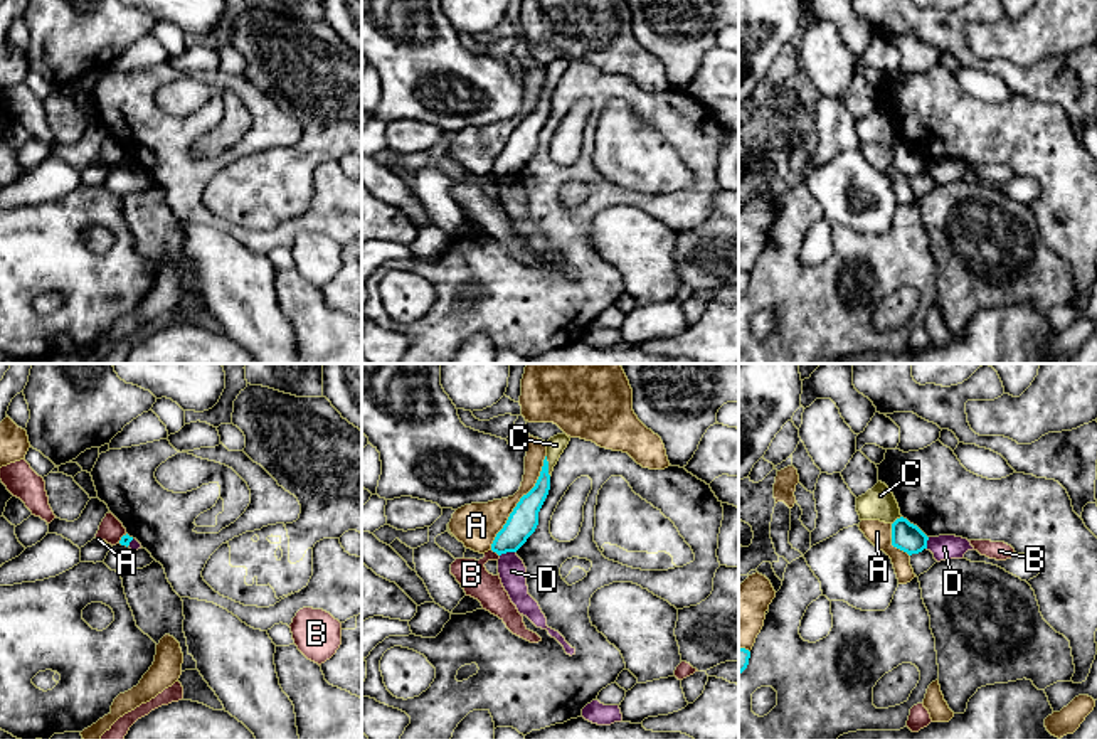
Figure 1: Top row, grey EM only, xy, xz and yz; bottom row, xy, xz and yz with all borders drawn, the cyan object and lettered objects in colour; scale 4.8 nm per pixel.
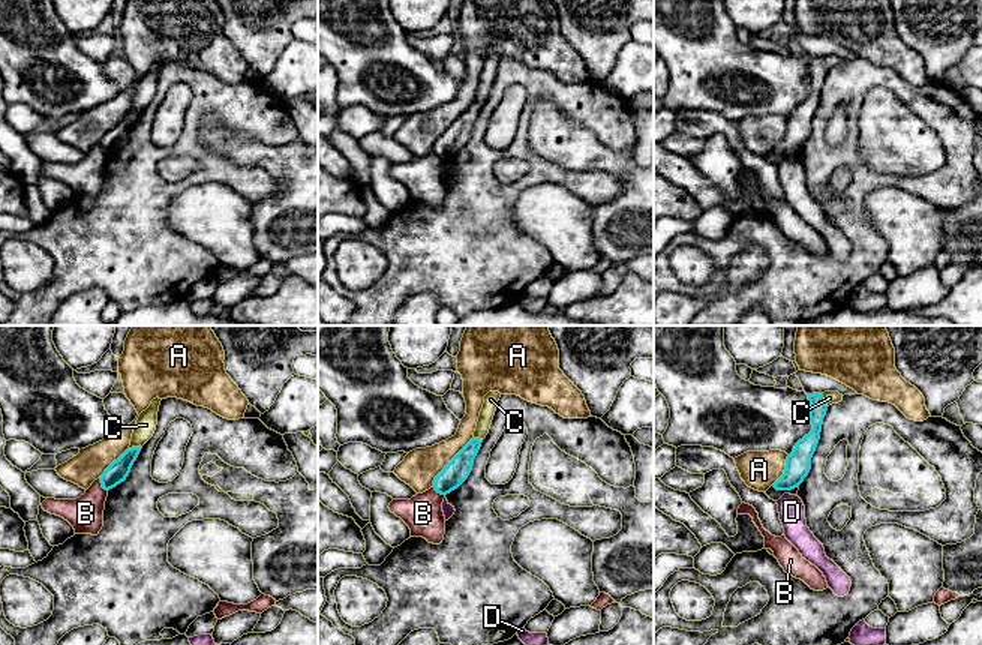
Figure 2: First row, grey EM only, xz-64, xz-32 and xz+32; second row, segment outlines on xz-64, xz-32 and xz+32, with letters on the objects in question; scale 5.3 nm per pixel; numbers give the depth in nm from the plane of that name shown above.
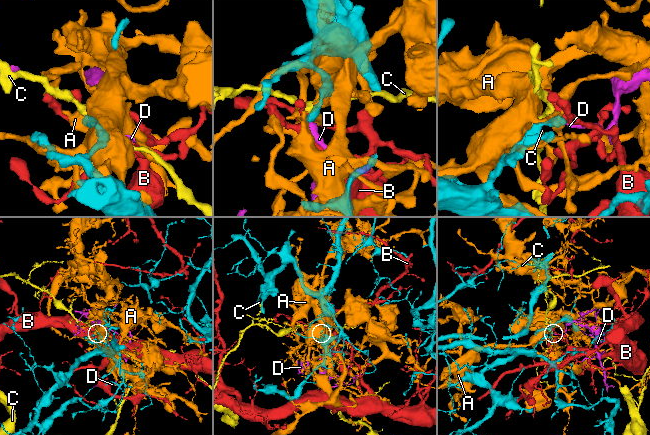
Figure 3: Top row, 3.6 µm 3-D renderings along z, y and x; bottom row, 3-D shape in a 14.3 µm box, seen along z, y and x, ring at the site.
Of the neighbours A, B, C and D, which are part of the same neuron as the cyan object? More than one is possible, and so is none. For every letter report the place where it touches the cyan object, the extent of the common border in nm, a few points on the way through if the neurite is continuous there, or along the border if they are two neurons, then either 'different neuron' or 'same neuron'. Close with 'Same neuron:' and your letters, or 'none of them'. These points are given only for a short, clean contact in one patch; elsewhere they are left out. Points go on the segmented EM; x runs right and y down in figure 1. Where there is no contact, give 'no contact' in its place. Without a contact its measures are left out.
A: contact xz (519, 502); length 550 nm; different neuron
B: contact xz (495, 551); length 50 nm; different neuron
C: contact xz (547, 467); length 100 nm; different neuron
D: contact xz (507, 551); length 80 nm; border xz (515, 551), (507, 551), (500, 556); different neuron
Same neuron: none of them

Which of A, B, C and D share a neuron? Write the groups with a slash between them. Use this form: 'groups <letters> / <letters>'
groups A / B / C / D

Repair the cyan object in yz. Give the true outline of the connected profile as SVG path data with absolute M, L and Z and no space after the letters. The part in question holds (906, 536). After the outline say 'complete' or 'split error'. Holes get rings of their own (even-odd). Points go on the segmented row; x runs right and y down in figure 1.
M904 517L892 524L892 545L907 552L909 556L927 549L927 540L929 537Z; complete

